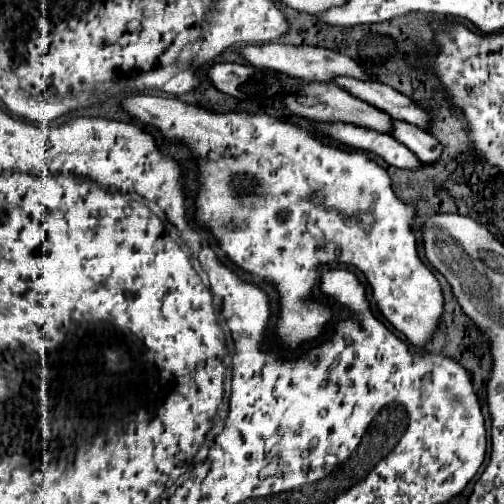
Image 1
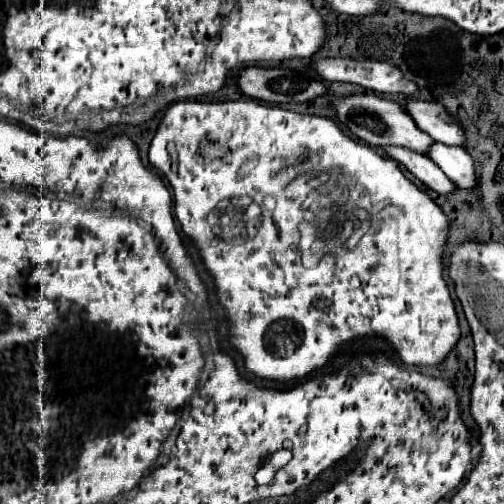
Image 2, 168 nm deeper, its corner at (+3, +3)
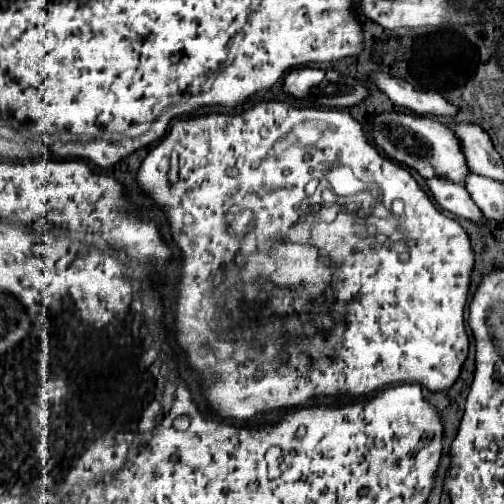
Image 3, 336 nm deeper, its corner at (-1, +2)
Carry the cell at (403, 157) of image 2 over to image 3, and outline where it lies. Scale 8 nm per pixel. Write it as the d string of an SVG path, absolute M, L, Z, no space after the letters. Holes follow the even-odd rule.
M433 176L427 180L427 186L443 210L447 210L459 218L469 218L477 224L485 222L481 210L475 206L475 202L467 194L467 190L463 186L457 186L457 182L441 178L441 176Z

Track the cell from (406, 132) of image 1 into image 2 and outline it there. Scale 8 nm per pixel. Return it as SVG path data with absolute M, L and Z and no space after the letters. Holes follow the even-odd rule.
M433 143L429 157L439 165L439 169L459 187L459 189L475 189L477 173L473 157L461 147L449 147L441 143Z

